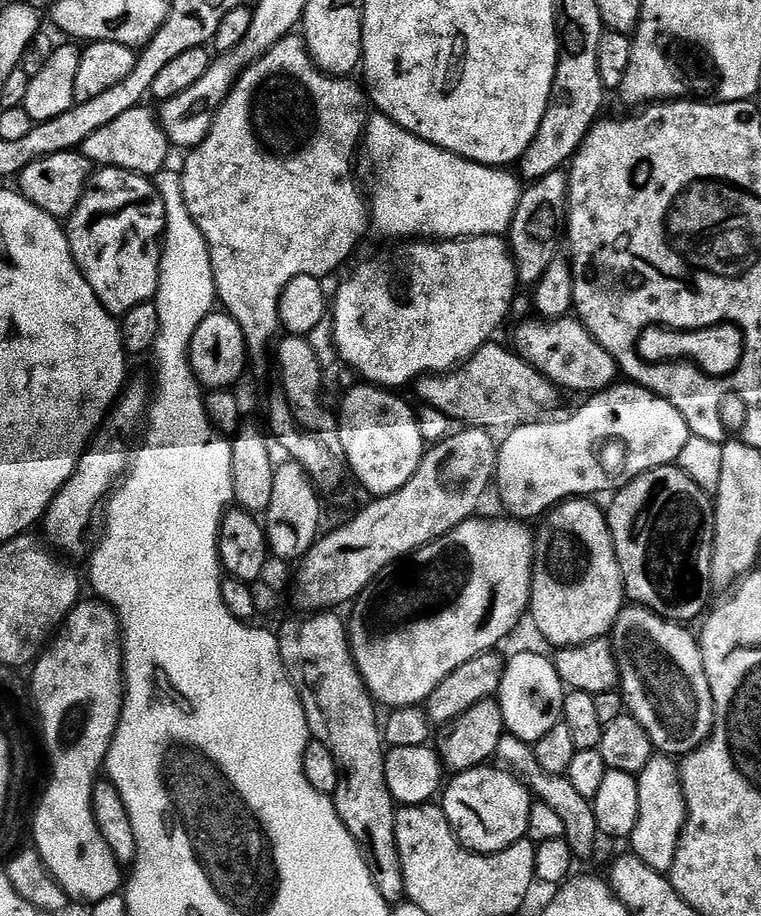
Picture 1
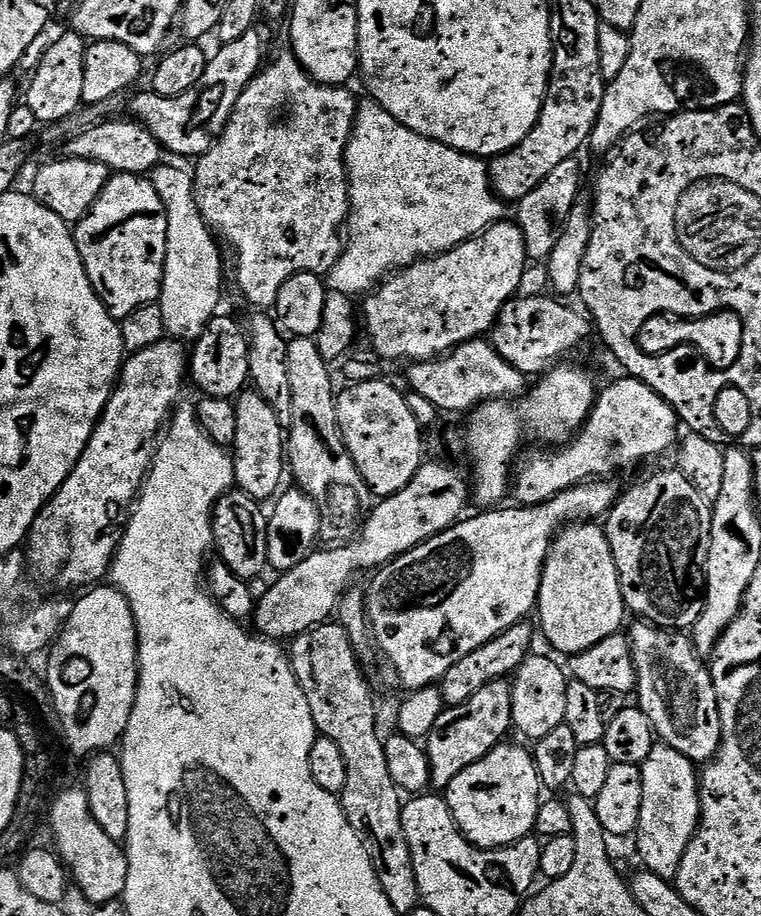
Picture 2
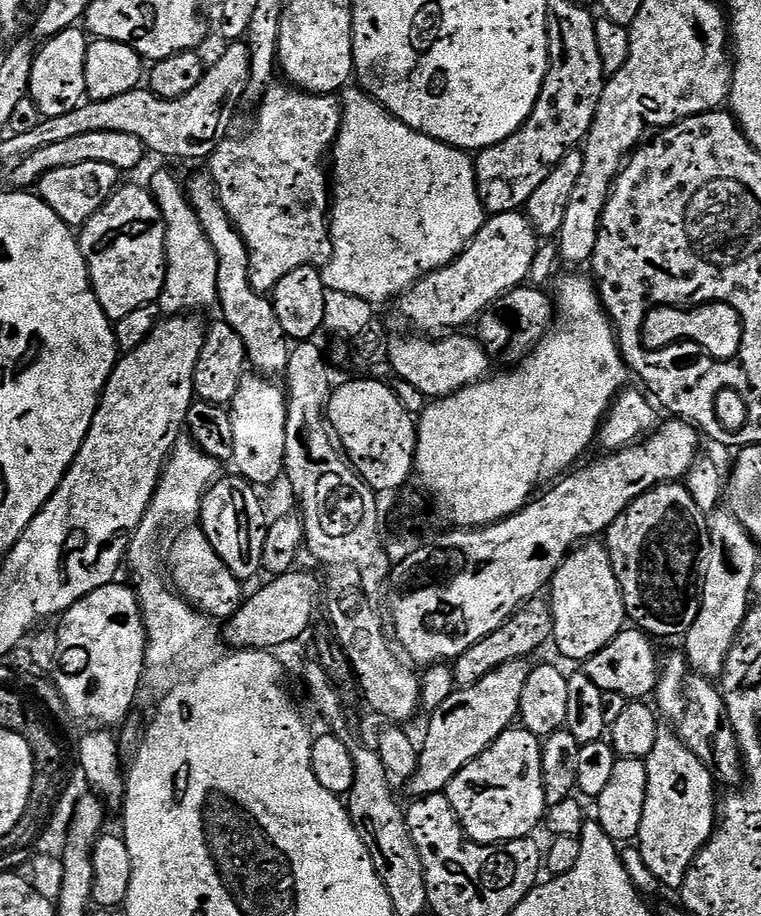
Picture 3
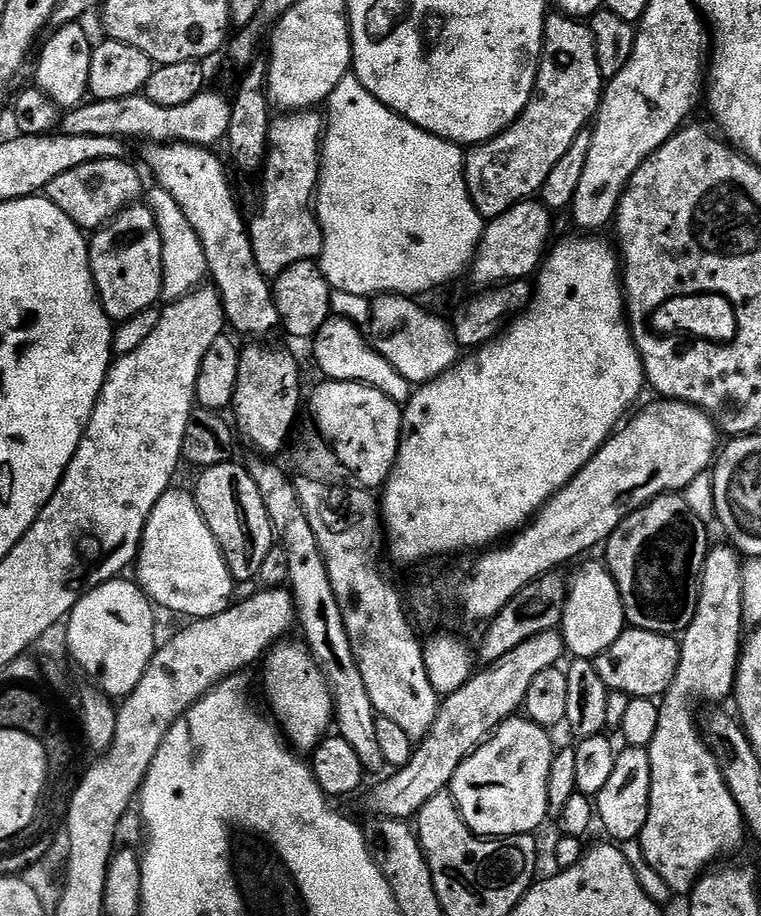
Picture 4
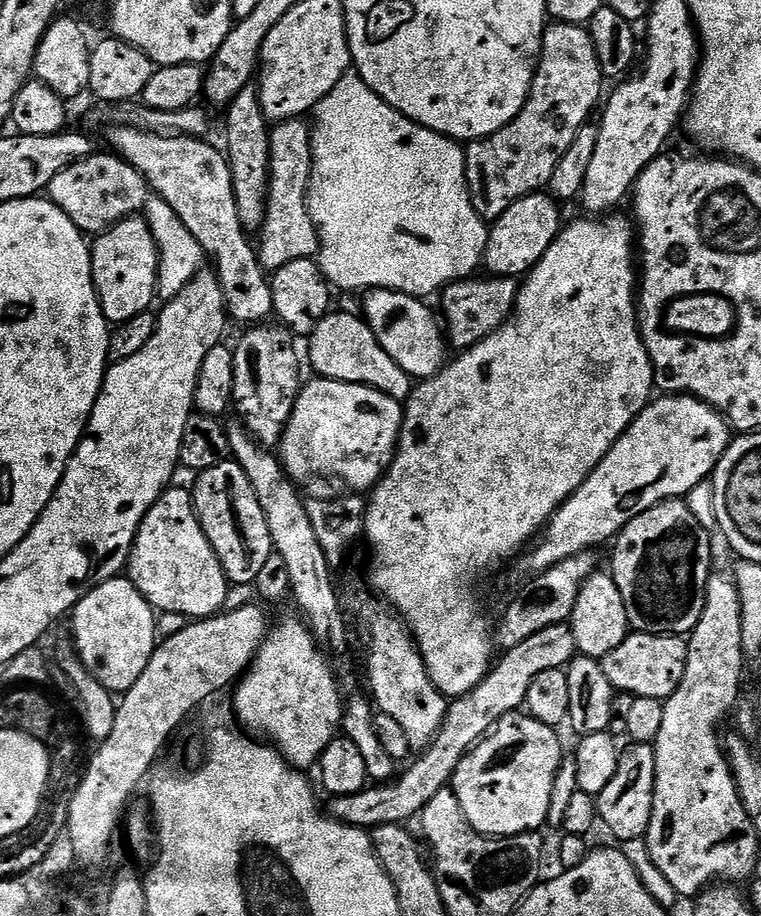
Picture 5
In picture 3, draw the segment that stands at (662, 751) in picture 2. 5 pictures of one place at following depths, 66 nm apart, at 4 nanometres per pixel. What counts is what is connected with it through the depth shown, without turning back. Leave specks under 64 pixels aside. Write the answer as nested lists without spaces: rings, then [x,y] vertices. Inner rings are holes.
[[[671,730],[658,732],[646,763],[646,810],[642,810],[638,847],[657,885],[678,890],[684,884],[692,860],[718,827],[718,796],[716,800],[716,788],[712,785],[714,773]]]

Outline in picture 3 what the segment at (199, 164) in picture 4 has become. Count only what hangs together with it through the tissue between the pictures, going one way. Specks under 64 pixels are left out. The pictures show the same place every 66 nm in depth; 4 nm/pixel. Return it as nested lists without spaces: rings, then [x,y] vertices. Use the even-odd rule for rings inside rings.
[[[211,175],[196,176],[187,181],[186,191],[188,201],[192,203],[193,210],[206,230],[206,236],[216,251],[218,258],[218,309],[222,315],[223,323],[234,330],[238,330],[238,338],[246,346],[248,364],[259,375],[269,378],[280,378],[288,370],[288,354],[290,341],[284,335],[282,322],[278,322],[278,314],[274,314],[274,306],[267,295],[258,293],[250,282],[250,268],[248,266],[248,251],[242,234],[226,214],[222,202],[216,193],[216,185],[212,183]]]

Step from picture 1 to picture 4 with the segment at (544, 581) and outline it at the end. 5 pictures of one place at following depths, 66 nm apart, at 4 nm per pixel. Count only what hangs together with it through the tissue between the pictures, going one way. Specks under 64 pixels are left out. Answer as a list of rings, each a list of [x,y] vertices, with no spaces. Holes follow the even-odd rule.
[[[584,564],[566,584],[564,617],[560,619],[559,633],[564,637],[565,649],[573,657],[595,661],[623,634],[626,627],[624,607],[618,586],[607,567],[600,564]]]

